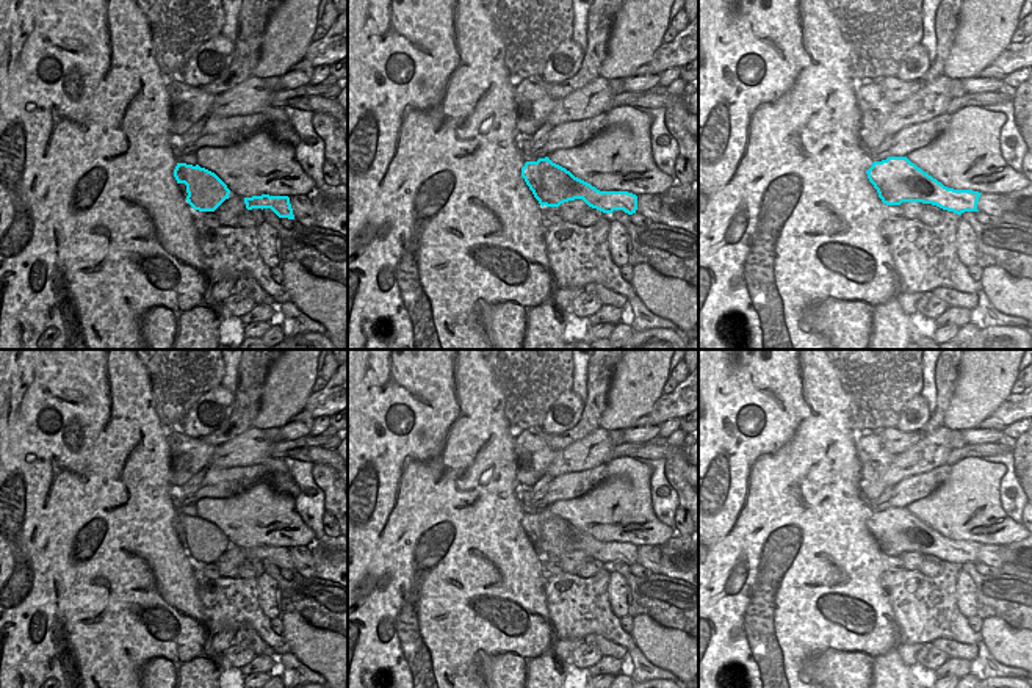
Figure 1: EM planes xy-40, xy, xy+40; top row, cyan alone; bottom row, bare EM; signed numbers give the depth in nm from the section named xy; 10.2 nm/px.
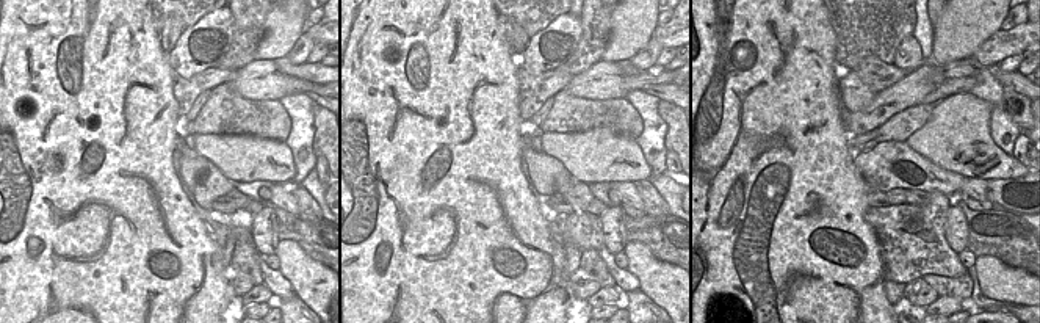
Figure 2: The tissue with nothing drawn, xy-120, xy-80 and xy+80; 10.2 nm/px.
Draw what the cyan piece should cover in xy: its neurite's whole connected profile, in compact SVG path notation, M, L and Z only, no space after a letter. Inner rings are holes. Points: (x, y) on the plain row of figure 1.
M548 508L526 512L521 528L543 558L559 558L564 553L583 550L589 558L603 564L623 561L628 566L637 561L637 547L628 542L600 542L590 534L575 528Z

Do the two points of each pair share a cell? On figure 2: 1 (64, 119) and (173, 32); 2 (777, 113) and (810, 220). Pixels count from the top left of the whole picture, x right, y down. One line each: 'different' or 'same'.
1: different
2: same

